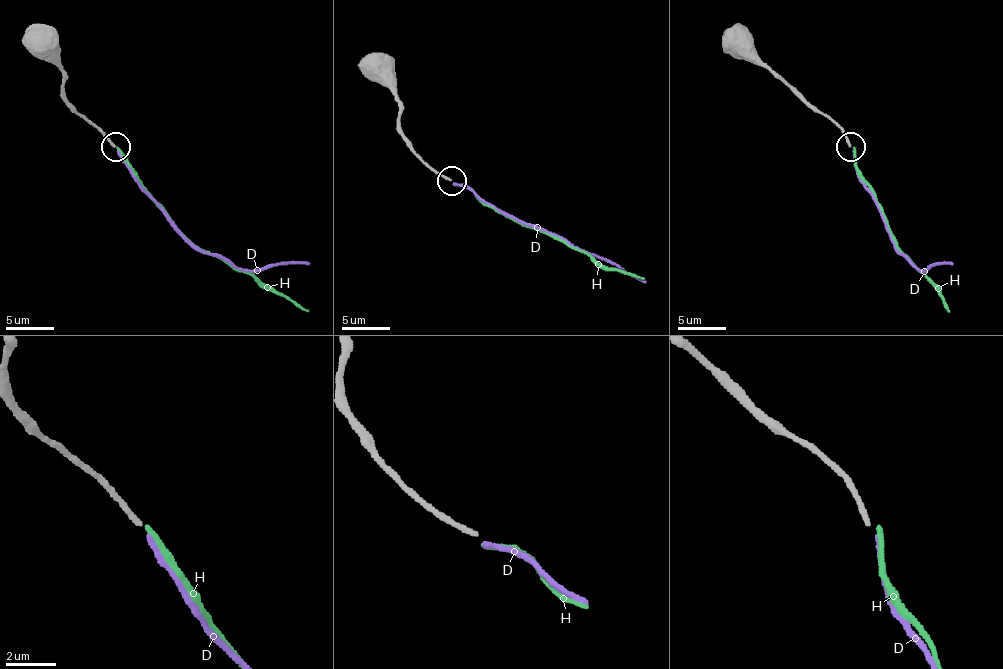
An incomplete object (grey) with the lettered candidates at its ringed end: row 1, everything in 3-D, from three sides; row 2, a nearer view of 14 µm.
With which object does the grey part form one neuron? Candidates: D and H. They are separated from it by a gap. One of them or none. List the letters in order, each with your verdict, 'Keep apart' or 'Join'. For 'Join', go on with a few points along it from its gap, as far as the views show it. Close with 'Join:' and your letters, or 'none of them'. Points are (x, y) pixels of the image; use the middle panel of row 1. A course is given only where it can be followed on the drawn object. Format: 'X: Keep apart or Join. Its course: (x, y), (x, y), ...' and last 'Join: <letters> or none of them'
D: Keep apart
H: Join. Its course: (452, 183), (466, 186), (485, 205), (565, 241), (574, 250), (591, 255), (605, 267), (644, 279)
Join: H

